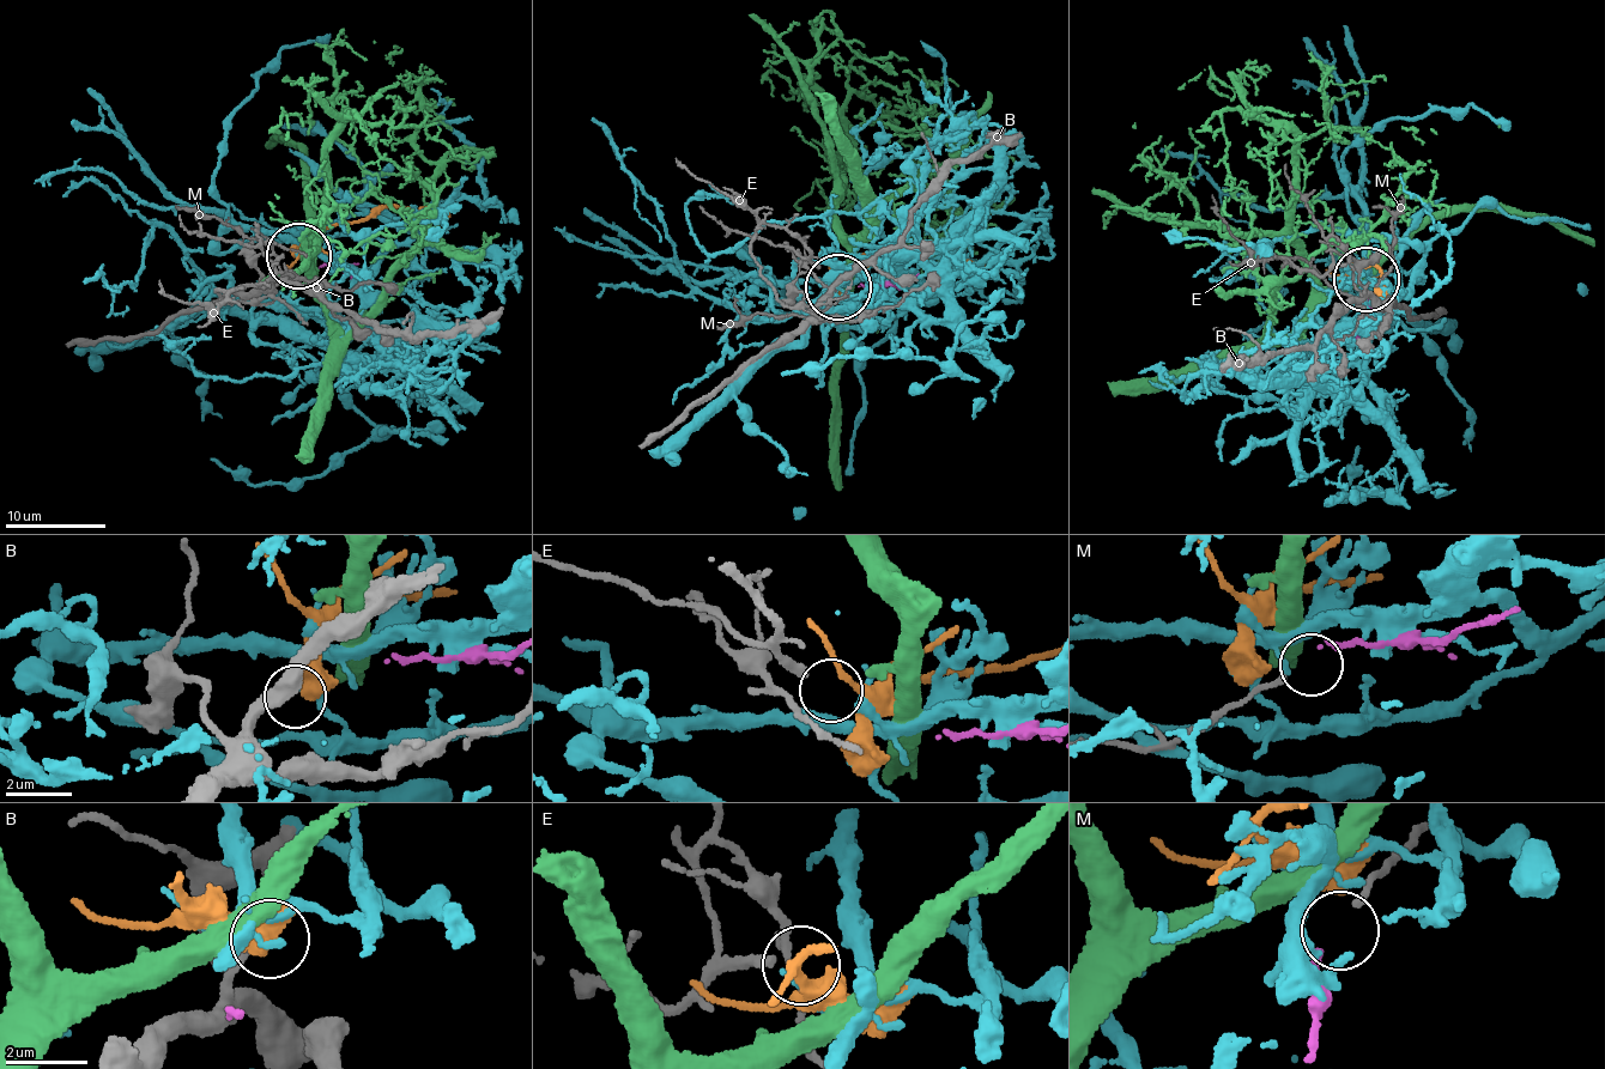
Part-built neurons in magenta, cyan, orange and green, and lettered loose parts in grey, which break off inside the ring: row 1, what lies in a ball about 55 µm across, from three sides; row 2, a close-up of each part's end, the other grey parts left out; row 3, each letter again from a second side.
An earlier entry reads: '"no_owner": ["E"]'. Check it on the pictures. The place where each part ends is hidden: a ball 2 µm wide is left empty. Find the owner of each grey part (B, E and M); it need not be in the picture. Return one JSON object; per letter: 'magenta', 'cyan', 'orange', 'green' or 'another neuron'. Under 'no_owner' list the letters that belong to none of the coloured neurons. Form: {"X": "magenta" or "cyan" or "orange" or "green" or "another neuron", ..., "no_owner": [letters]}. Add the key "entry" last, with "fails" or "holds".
{"B": "orange", "E": "another neuron", "M": "magenta", "no_owner": ["E"], "entry": "holds"}

